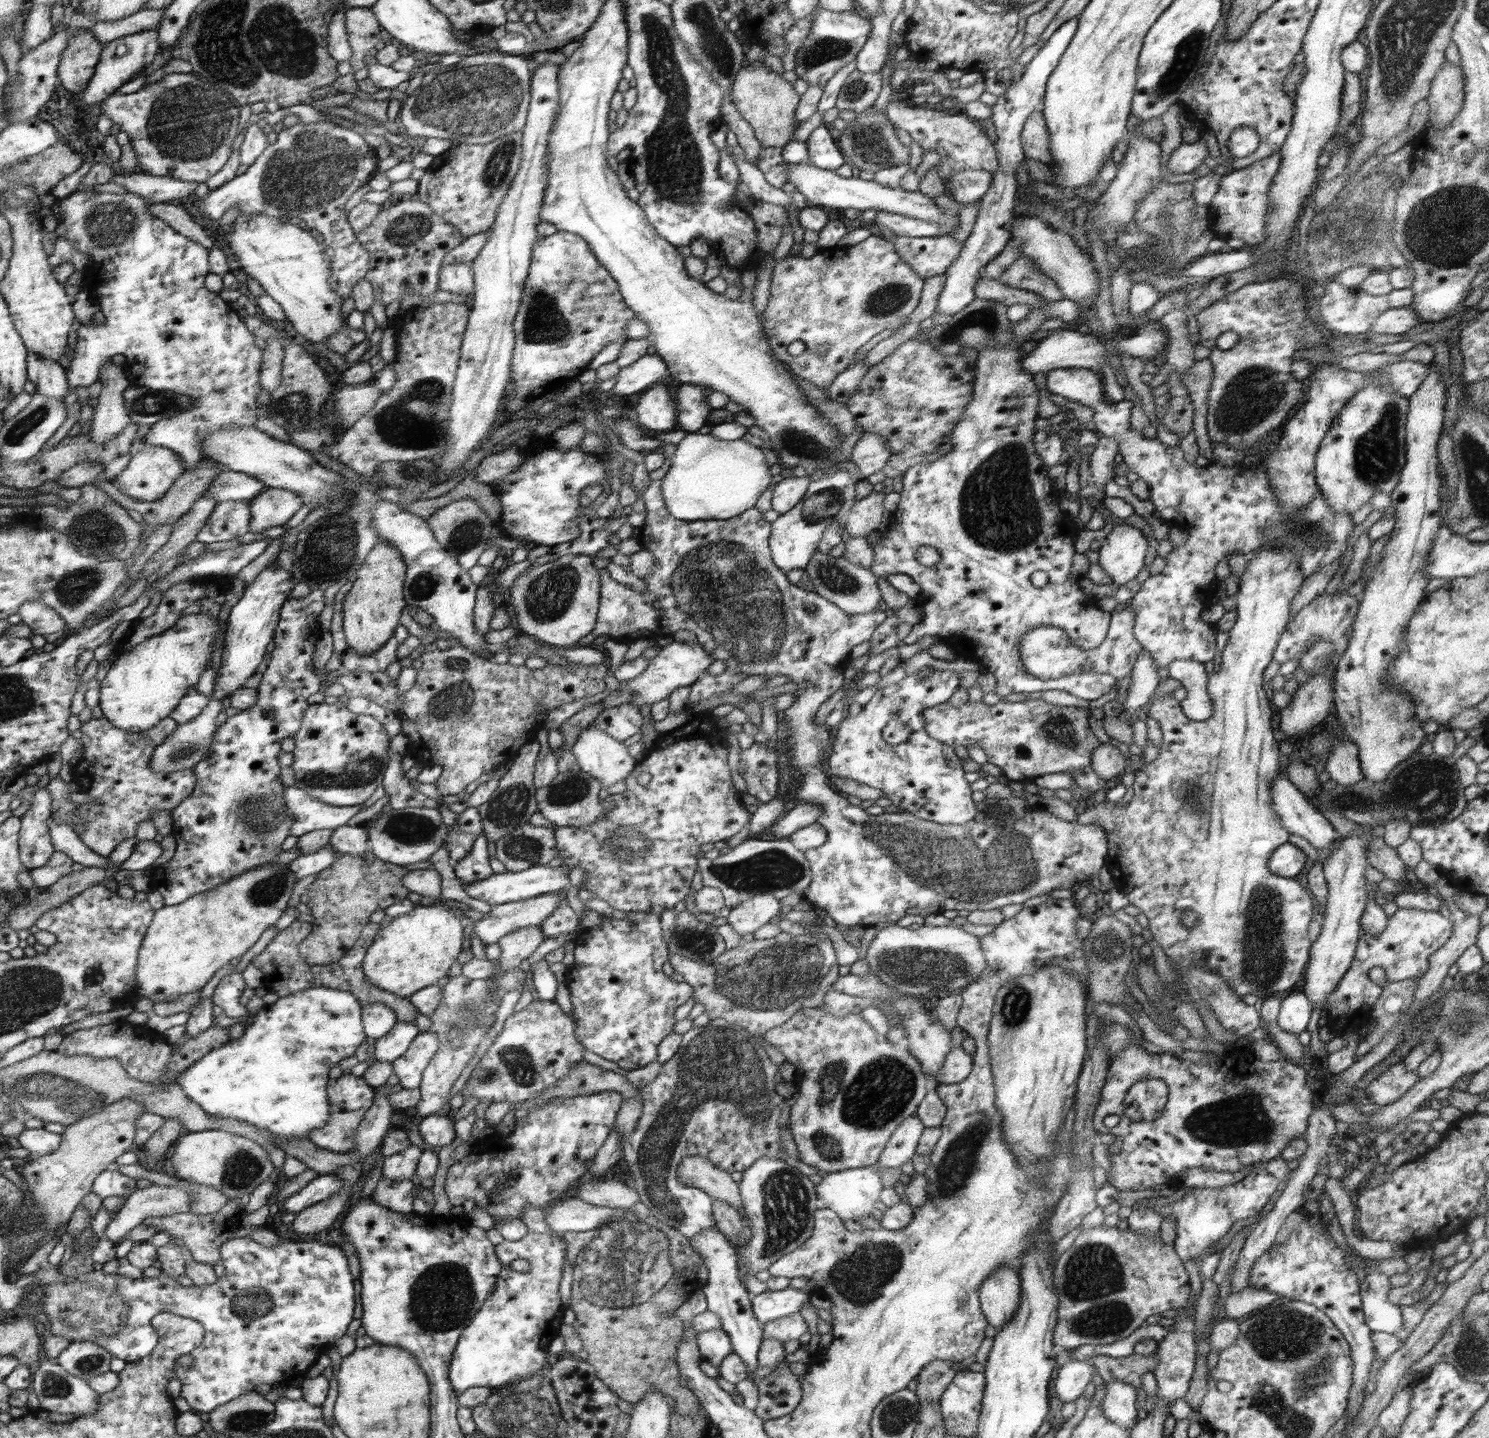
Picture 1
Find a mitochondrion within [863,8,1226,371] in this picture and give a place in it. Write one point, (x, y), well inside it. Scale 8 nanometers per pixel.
(1186, 59)

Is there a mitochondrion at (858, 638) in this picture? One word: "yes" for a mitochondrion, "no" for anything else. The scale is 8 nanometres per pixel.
no

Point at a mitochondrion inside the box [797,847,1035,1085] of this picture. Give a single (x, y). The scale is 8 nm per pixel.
(910, 964)

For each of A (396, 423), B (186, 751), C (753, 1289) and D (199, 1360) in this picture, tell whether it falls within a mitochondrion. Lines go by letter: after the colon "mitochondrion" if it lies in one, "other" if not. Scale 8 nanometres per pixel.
A: mitochondrion
B: mitochondrion
C: other
D: other

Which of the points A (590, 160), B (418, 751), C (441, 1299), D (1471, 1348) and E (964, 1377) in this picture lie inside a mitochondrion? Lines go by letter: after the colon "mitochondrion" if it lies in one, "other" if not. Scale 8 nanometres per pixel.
A: other
B: other
C: mitochondrion
D: mitochondrion
E: other

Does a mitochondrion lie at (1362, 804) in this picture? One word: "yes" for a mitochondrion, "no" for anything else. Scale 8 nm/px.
yes

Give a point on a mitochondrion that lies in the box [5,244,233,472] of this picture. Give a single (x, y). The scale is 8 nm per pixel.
(144, 403)

